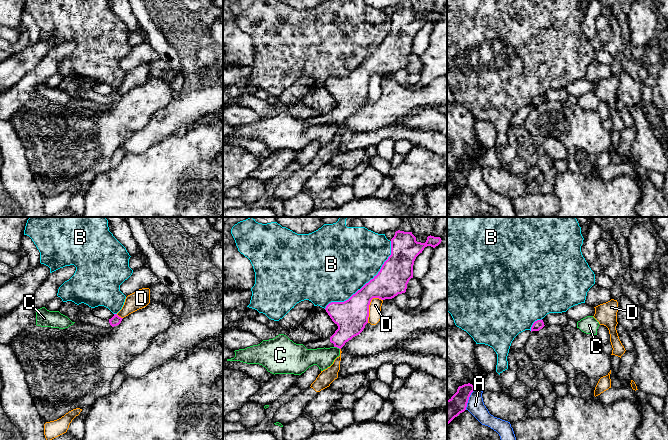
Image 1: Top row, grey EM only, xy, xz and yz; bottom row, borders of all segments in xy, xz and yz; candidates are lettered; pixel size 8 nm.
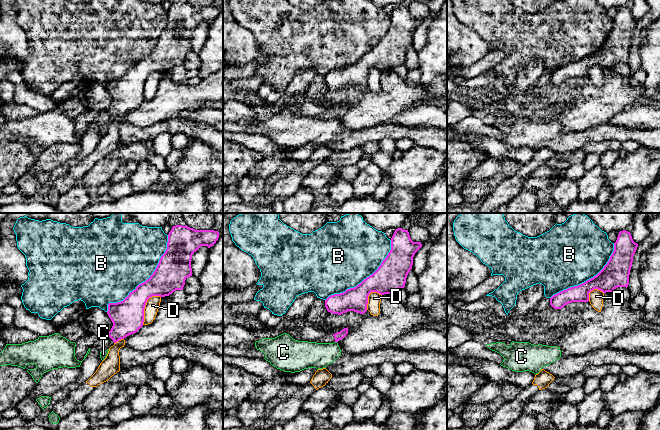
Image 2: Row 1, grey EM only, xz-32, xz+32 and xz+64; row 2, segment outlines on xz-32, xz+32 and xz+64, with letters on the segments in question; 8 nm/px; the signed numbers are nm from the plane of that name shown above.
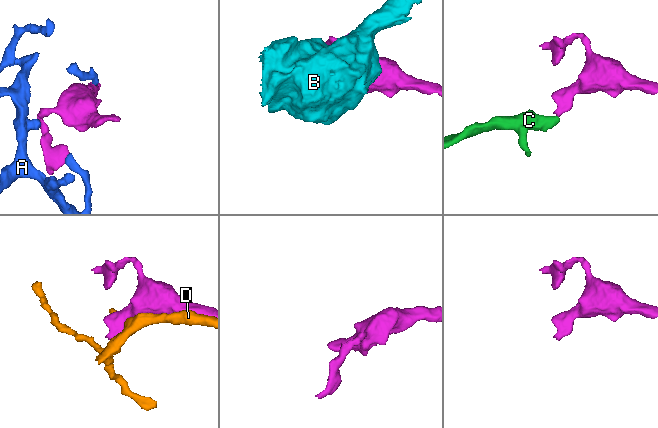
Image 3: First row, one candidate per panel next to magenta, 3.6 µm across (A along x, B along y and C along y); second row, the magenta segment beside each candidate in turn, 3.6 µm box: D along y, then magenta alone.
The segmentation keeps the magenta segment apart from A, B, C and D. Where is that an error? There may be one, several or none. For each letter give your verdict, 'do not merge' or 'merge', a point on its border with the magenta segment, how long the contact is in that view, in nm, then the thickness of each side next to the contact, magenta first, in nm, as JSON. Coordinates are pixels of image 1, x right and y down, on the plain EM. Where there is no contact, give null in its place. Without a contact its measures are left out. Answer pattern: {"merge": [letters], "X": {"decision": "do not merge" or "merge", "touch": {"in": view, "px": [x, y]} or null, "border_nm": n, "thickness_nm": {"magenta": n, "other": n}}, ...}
{"merge": [], "A": {"decision": "do not merge", "touch": {"in": "yz", "px": [468, 175]}, "border_nm": 190, "thickness_nm": {"magenta": 170, "other": 140}}, "B": {"decision": "do not merge", "touch": {"in": "xz", "px": [366, 59]}, "border_nm": 750, "thickness_nm": {"magenta": 260, "other": 500}}, "C": {"decision": "do not merge", "touch": {"in": "xz", "px": [337, 123]}, "border_nm": 50, "thickness_nm": {"magenta": 240, "other": 160}}, "D": {"decision": "do not merge", "touch": {"in": "xz", "px": [368, 82]}, "border_nm": 220, "thickness_nm": {"magenta": 260, "other": 100}}}

